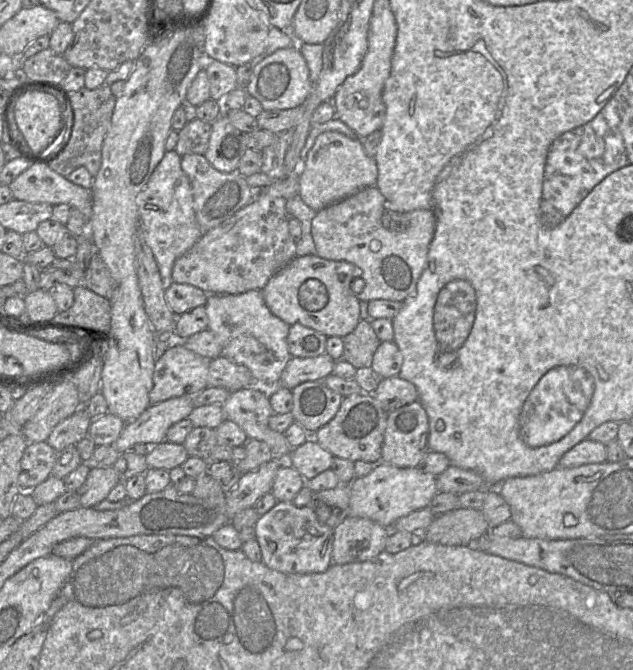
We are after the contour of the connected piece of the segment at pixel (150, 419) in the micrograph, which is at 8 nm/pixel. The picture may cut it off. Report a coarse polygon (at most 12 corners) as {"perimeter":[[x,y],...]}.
{"perimeter":[[190,395],[152,404],[126,422],[112,445],[155,446],[188,418]]}

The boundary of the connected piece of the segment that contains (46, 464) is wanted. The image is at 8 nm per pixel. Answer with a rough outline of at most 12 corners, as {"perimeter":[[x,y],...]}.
{"perimeter":[[46,441],[28,443],[18,483],[29,491],[45,481],[57,451]]}

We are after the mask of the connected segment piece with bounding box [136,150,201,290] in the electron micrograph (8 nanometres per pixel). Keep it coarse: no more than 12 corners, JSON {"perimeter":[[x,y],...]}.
{"perimeter":[[165,152],[136,204],[166,290],[201,237],[191,183]]}

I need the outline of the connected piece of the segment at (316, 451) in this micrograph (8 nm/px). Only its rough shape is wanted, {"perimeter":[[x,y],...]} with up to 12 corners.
{"perimeter":[[313,438],[292,448],[286,463],[307,481],[334,456]]}

